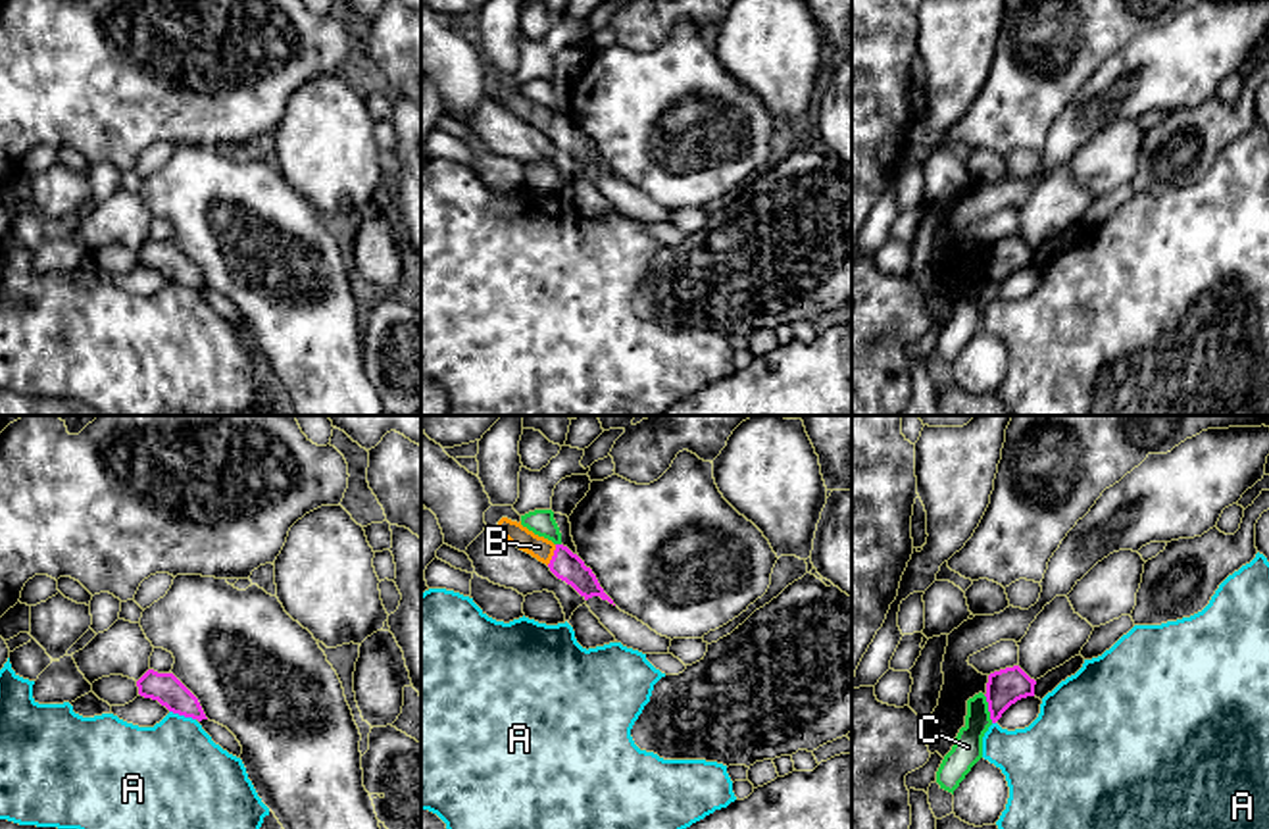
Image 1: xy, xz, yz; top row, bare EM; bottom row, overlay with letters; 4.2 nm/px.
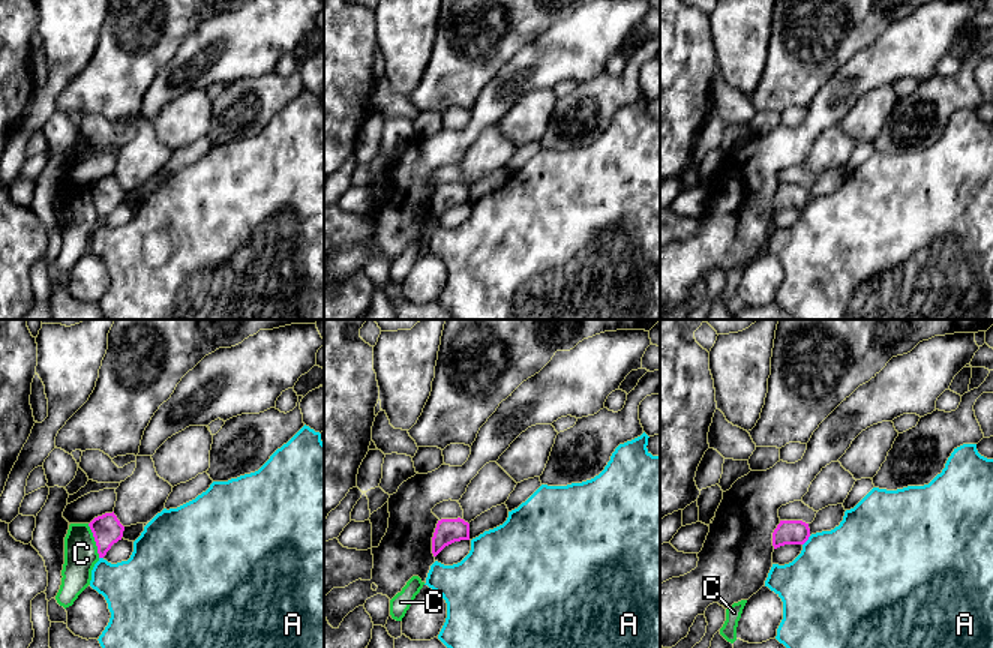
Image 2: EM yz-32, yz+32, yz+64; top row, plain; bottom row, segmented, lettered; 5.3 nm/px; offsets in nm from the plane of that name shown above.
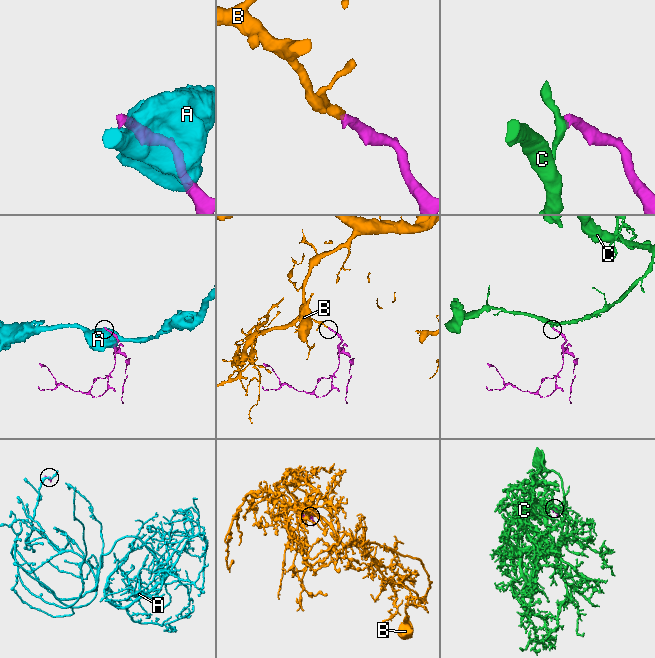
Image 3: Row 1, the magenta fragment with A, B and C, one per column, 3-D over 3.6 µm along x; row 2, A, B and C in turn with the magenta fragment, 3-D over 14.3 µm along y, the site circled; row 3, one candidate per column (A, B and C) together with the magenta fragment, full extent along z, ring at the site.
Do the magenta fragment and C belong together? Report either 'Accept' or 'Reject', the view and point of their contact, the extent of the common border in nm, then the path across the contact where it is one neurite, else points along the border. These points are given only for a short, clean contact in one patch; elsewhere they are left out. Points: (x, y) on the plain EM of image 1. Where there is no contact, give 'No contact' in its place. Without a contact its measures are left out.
Reject. Touches magenta at yz (989, 277). Shared border 130 nm. Boundary: yz (983, 264), (993, 291)

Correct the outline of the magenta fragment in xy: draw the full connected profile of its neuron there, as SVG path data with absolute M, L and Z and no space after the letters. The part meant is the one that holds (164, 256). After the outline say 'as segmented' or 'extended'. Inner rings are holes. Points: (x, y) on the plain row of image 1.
M148 239L137 256L140 265L158 269L173 283L198 290L208 289L198 267L173 242Z | as segmented

